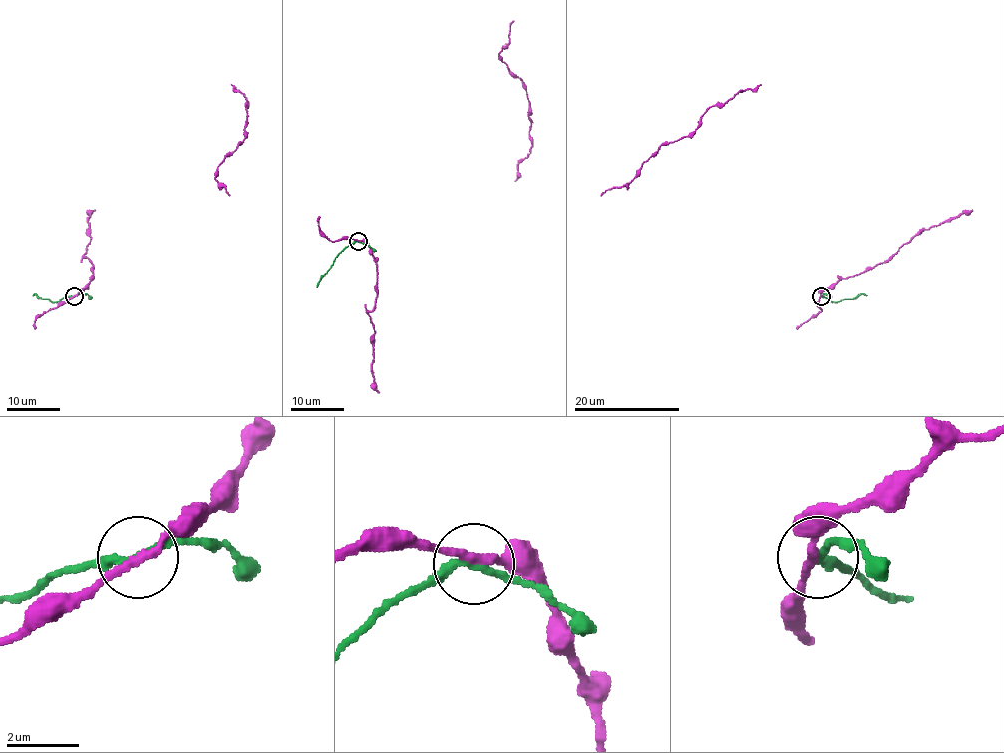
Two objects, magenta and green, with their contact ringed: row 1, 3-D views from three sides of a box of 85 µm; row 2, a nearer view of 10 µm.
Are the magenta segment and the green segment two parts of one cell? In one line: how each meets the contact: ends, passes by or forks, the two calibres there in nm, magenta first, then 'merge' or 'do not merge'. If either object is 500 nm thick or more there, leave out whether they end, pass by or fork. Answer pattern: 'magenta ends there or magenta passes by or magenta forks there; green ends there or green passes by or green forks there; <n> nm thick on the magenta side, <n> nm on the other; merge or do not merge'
magenta passes by; green passes by; 220 nm thick on the magenta side, 200 nm on the other; do not merge

